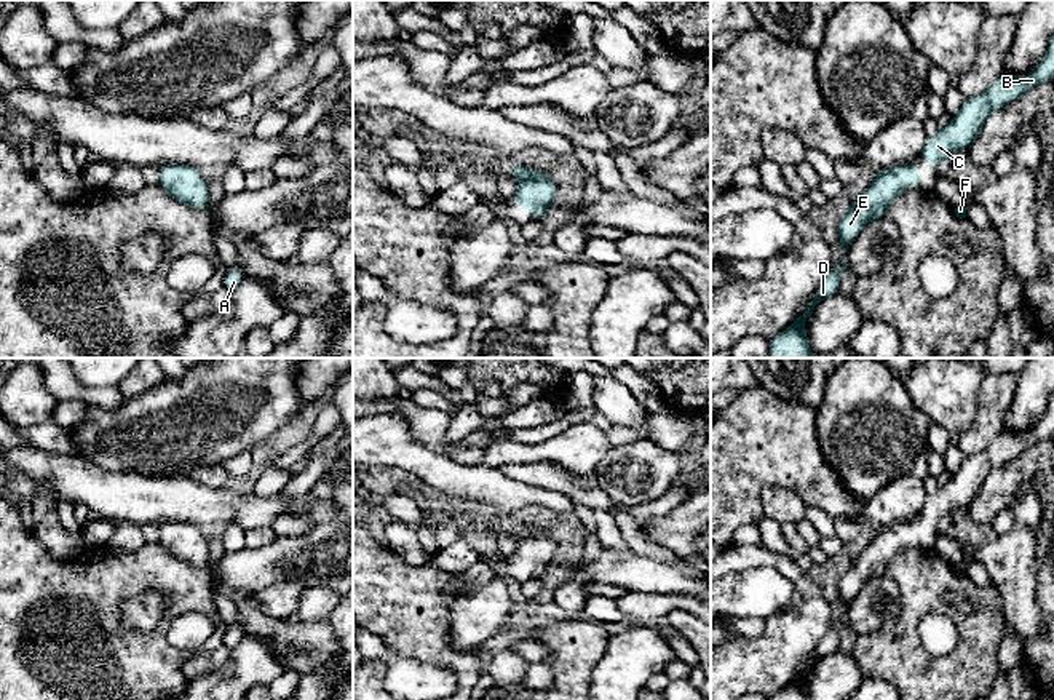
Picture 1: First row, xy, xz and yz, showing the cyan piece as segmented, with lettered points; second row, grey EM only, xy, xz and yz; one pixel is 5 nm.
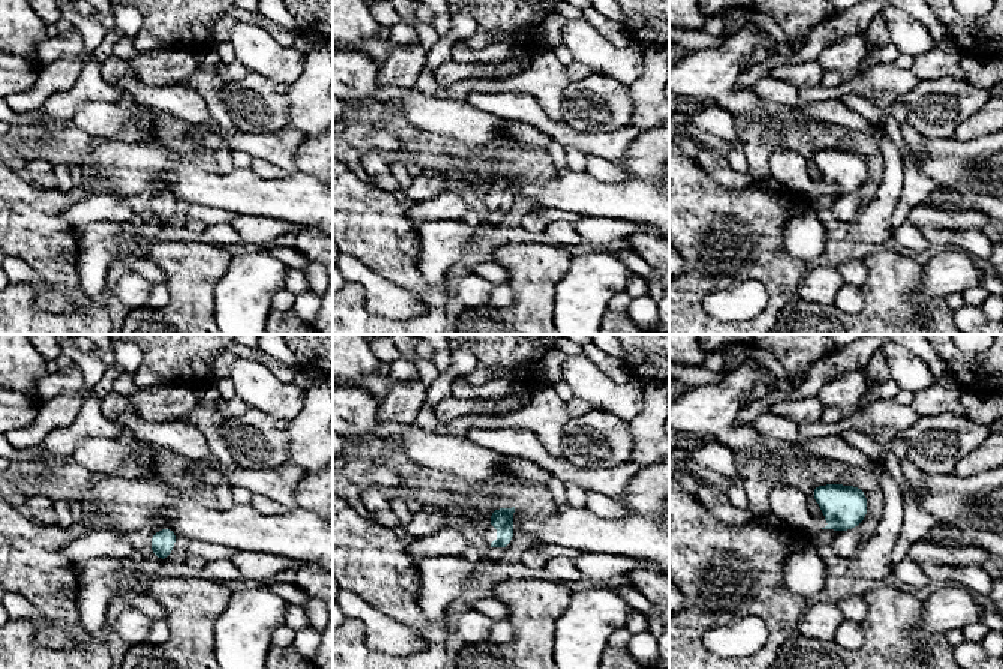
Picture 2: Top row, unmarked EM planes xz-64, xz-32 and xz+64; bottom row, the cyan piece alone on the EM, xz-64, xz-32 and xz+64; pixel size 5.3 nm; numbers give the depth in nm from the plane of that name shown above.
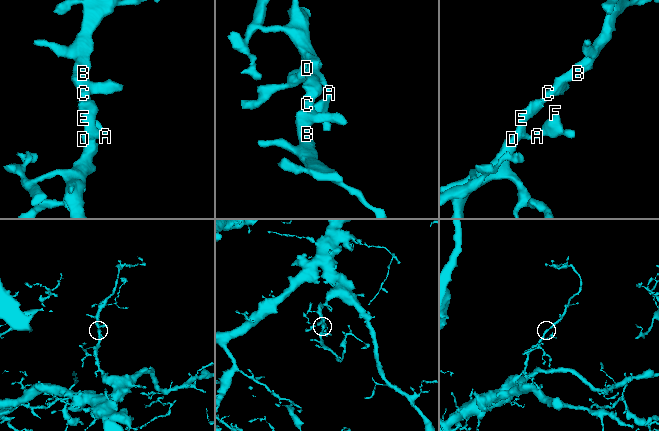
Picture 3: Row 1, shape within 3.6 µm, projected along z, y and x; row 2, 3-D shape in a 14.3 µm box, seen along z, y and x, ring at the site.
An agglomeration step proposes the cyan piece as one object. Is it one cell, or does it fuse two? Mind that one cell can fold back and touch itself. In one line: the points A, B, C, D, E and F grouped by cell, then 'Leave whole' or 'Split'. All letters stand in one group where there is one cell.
Groups: A B C D E F. Leave whole

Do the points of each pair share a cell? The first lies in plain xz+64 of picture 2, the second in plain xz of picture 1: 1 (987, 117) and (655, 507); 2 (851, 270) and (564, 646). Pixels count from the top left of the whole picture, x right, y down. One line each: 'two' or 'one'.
1: one
2: two

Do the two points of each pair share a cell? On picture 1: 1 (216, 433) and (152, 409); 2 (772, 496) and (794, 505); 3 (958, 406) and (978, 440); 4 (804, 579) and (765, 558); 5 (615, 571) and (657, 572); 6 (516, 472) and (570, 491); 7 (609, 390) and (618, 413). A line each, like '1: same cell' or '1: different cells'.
1: same cell
2: same cell
3: different cells
4: same cell
5: same cell
6: same cell
7: same cell

